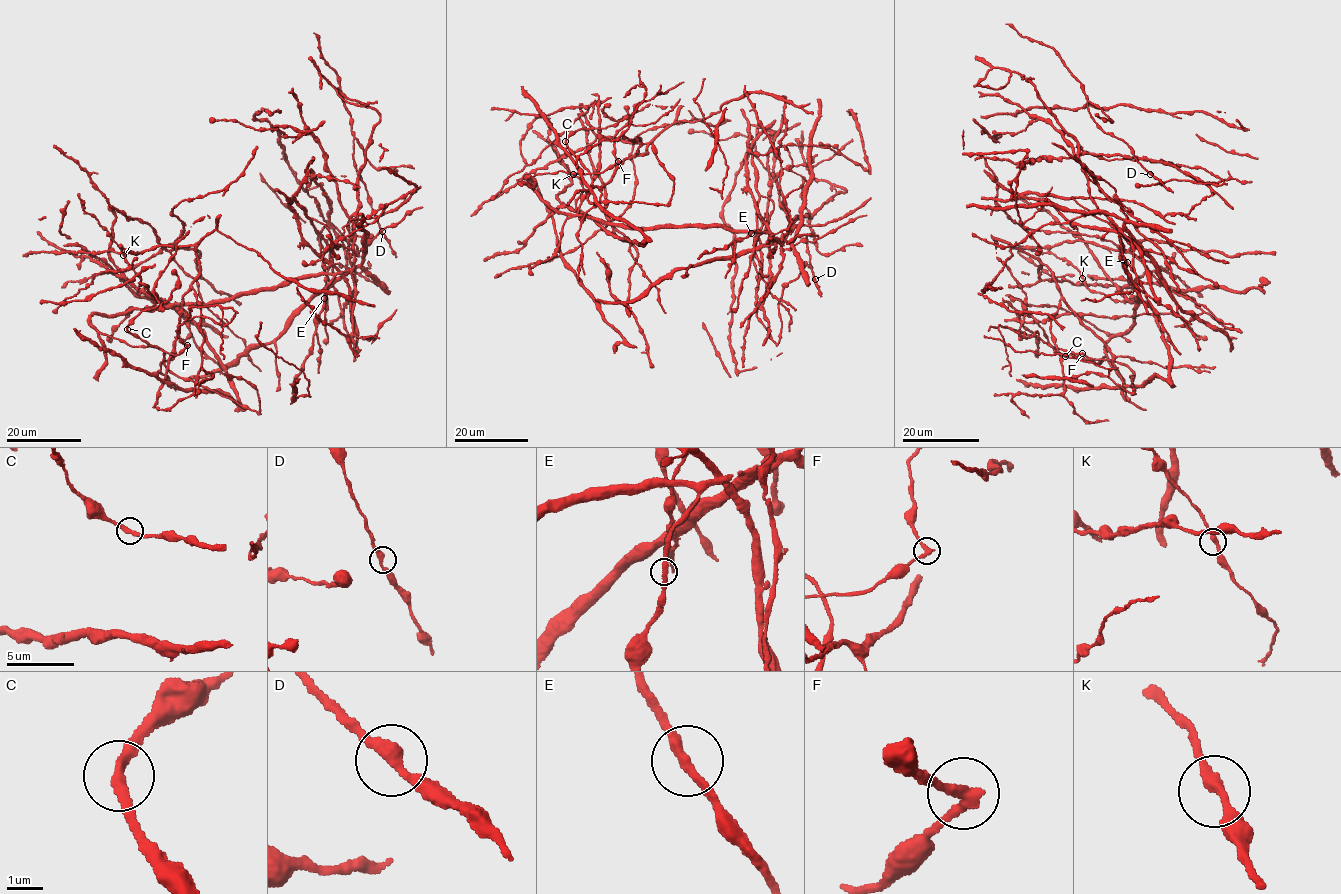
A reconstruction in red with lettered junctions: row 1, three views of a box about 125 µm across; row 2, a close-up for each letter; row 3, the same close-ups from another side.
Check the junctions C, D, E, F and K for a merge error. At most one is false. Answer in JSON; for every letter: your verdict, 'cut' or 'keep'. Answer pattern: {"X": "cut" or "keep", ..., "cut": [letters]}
{"C": "keep", "D": "keep", "E": "keep", "F": "cut", "K": "keep", "cut": ["F"]}

